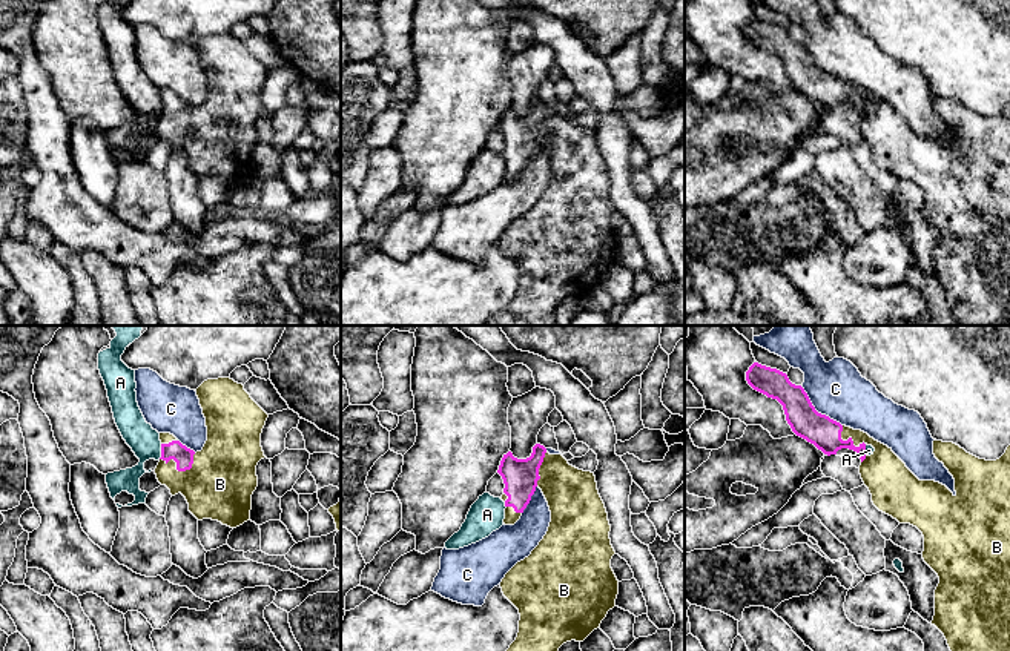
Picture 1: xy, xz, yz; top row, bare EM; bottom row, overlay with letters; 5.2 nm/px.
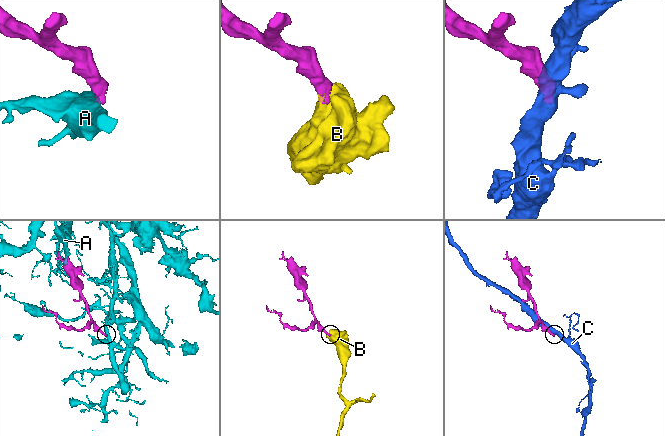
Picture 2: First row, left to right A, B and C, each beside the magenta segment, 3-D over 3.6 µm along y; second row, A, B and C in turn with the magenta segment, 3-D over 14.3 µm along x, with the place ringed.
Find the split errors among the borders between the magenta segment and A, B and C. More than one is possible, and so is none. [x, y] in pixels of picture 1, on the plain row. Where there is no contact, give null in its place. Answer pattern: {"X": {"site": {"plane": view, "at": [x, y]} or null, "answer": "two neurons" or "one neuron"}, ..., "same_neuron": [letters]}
{"A": {"site": {"plane": "xy", "at": [161, 108]}, "answer": "two neurons"}, "B": {"site": {"plane": "xy", "at": [180, 126]}, "answer": "one neuron"}, "C": {"site": {"plane": "yz", "at": [815, 66]}, "answer": "two neurons"}, "same_neuron": ["B"]}

